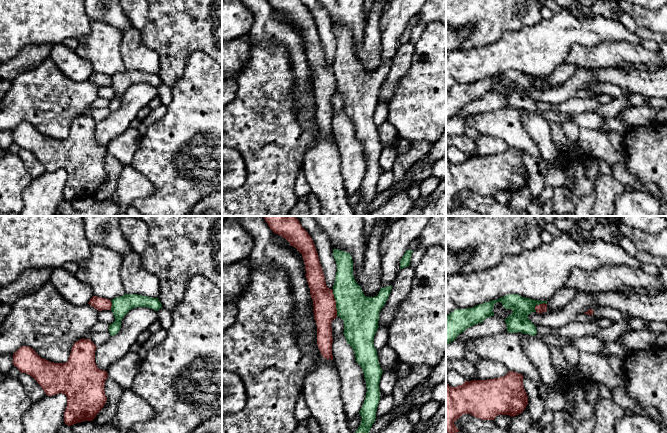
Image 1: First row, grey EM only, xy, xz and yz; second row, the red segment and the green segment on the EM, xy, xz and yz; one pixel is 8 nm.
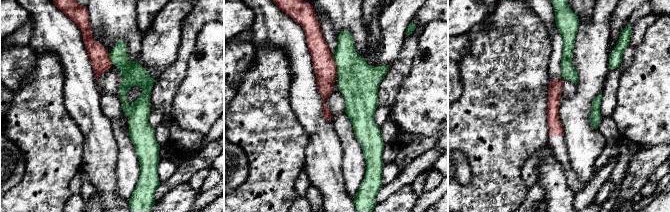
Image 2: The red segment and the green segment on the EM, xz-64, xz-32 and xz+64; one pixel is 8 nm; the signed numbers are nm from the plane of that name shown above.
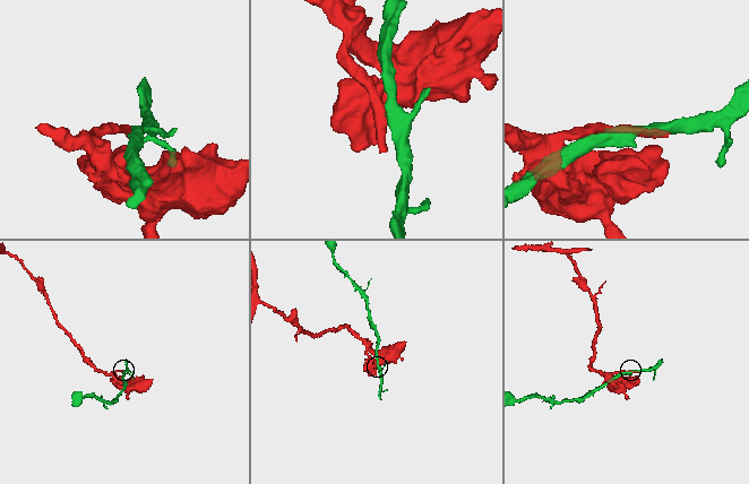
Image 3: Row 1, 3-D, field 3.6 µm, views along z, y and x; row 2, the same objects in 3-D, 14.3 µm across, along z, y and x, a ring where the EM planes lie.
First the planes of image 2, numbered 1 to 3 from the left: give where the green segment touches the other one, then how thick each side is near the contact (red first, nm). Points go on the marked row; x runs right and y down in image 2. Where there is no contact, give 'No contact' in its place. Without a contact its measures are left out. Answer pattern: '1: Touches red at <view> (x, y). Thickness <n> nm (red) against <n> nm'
1: Touches red at xz-64 (109, 59). Thickness 160 nm (red) against 190 nm
2: Touches red at xz-32 (336, 66). Thickness 180 nm (red) against 320 nm
3: No contact

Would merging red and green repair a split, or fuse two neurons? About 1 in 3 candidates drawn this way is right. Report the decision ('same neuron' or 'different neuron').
different neuron

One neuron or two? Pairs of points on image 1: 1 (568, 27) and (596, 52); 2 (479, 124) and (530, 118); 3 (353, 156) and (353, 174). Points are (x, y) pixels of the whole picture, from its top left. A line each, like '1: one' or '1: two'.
1: two
2: two
3: one

